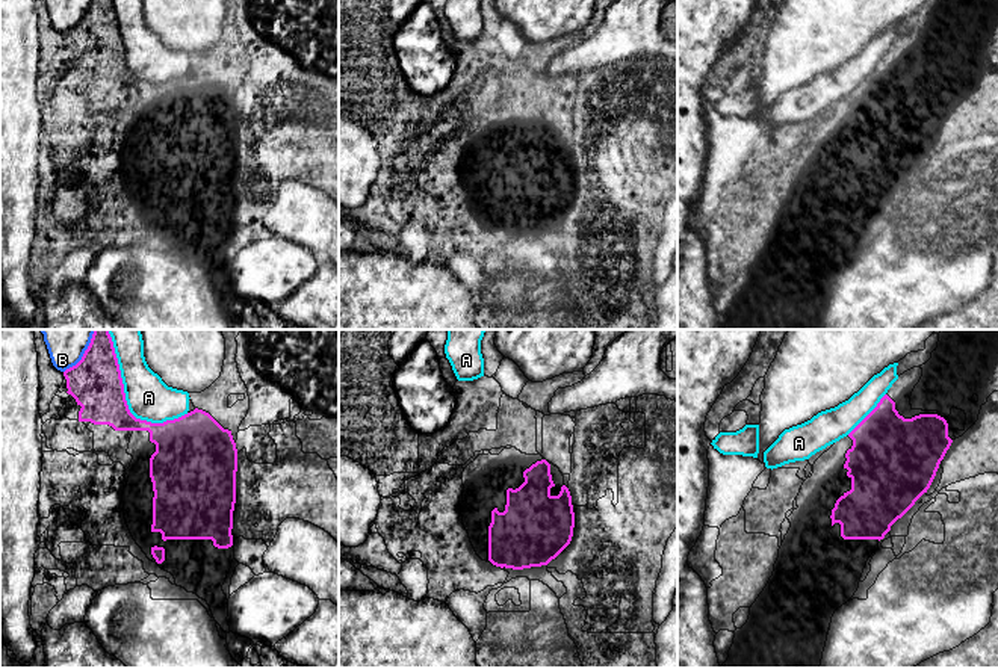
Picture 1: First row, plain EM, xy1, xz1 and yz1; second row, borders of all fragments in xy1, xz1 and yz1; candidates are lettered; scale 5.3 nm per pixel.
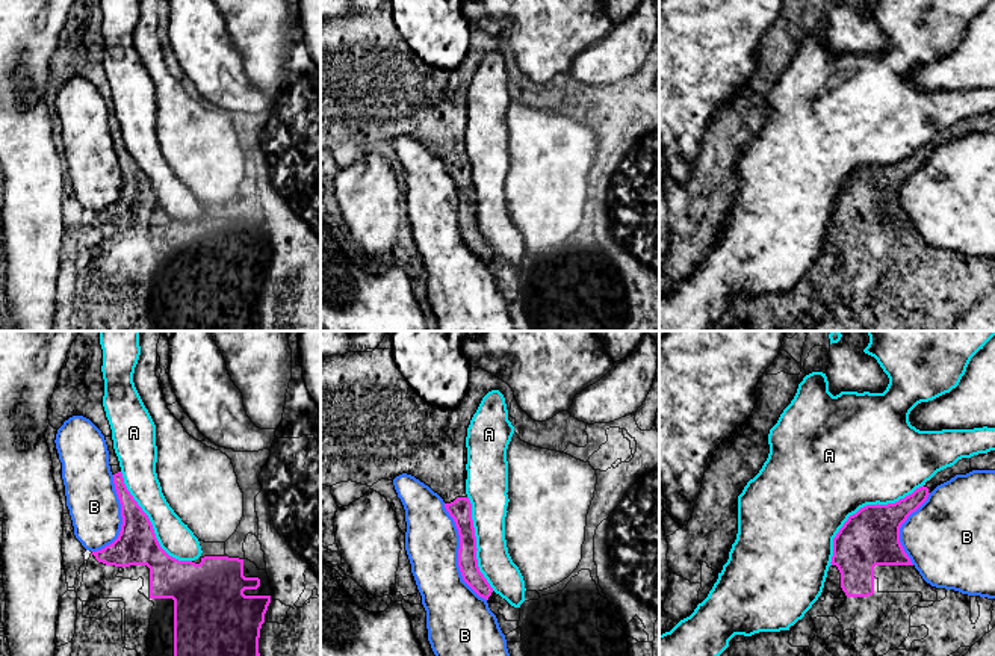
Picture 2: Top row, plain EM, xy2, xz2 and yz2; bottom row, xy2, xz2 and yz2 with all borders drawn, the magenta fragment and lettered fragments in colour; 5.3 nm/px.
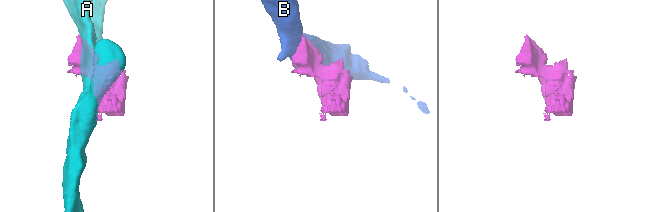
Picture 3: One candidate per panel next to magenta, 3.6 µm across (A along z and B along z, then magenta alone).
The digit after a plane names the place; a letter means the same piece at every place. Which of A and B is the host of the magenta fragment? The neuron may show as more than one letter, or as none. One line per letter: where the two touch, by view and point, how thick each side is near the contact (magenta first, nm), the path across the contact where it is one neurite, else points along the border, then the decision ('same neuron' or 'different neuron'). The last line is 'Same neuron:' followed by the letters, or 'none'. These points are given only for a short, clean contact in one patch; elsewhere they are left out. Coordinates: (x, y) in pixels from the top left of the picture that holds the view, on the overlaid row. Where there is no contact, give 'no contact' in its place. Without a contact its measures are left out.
A: meets magenta in xy1 at (124, 399); 280 nm thick on the magenta side, 240 nm on the other; different neuron
B: meets magenta in xz2 at (458, 553); 120 nm thick on the magenta side, 280 nm on the other; different neuron
Same neuron: none

